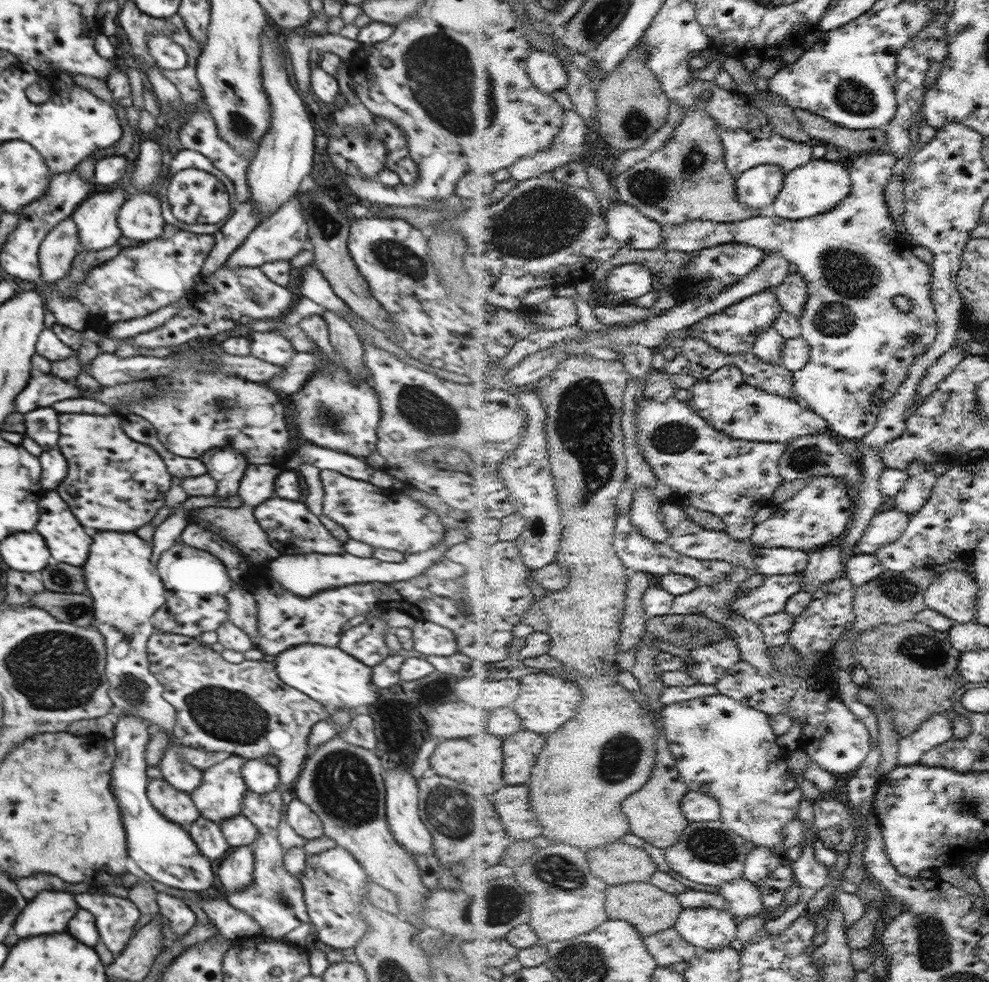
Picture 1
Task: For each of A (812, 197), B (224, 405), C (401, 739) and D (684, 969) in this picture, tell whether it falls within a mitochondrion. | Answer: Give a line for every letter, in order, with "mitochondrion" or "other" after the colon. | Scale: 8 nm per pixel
A: other
B: mitochondrion
C: other
D: other

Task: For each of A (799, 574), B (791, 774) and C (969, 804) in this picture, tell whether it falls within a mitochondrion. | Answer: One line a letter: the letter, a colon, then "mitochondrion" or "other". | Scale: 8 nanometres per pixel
A: other
B: other
C: mitochondrion

